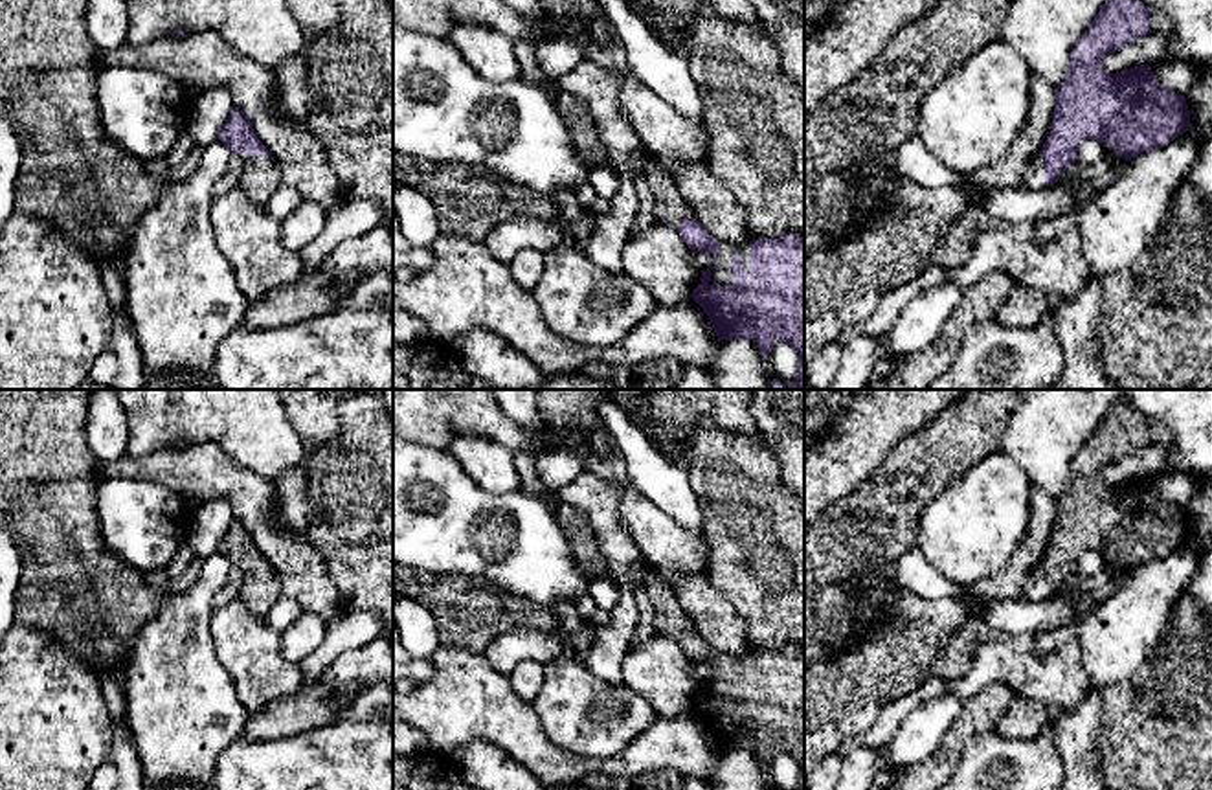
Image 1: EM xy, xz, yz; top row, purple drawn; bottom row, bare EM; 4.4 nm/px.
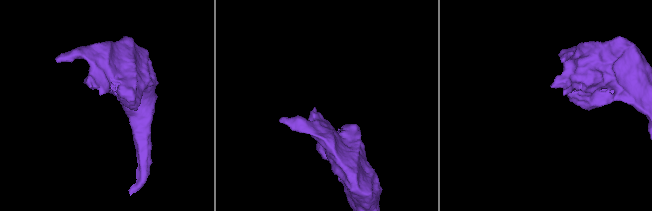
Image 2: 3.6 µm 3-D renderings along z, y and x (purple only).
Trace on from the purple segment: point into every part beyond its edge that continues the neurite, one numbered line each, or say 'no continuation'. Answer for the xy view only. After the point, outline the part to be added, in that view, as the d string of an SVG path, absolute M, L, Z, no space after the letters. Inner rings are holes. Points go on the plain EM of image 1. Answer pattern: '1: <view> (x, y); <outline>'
1: xy (259, 588); M272 566L241 568L239 599L259 619L266 619L268 610L283 597L281 584Z

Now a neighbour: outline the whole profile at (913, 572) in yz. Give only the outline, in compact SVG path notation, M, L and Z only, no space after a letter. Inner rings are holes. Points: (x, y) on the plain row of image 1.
M915 546L894 562L887 564L881 573L896 581L905 592L922 599L959 597L968 608L968 617L984 619L992 628L1016 636L1030 630L1060 630L1069 626L1074 604L1071 597L1049 597L1041 603L1019 599L982 599L971 593L971 586L951 582Z

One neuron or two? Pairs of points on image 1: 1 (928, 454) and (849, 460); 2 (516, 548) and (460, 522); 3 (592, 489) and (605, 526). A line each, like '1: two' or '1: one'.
1: two
2: one
3: one

